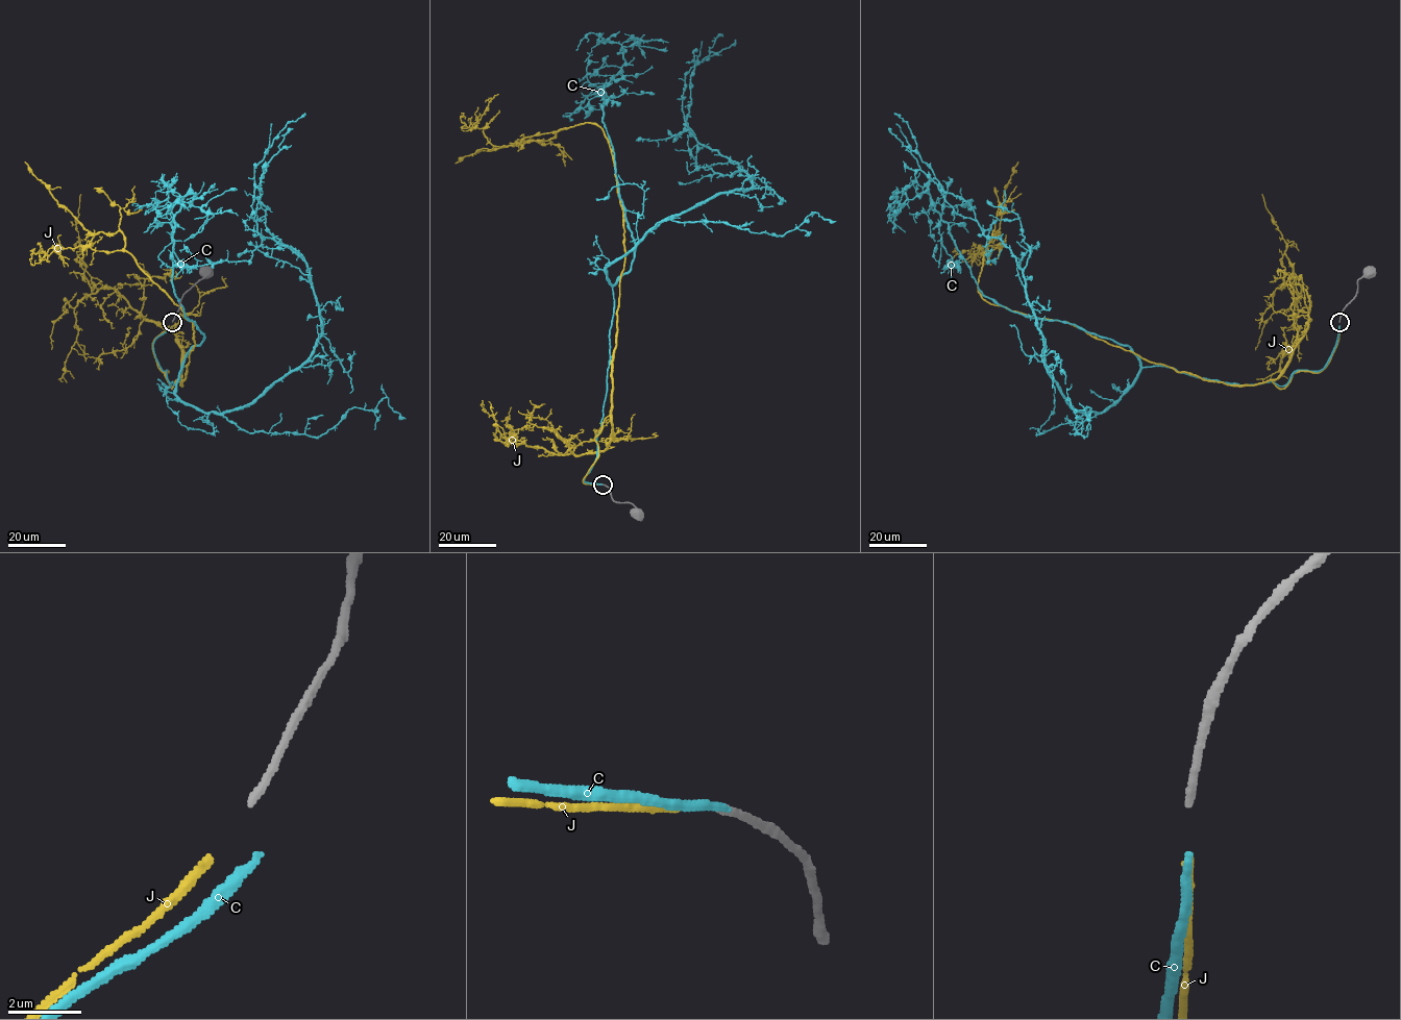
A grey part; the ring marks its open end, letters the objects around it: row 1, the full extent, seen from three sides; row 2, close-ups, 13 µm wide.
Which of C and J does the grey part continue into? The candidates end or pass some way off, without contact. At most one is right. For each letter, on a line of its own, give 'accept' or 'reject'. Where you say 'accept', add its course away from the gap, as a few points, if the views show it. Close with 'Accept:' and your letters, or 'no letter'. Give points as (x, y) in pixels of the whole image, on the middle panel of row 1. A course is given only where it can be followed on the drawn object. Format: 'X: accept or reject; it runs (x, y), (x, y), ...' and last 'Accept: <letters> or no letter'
C: reject
J: accept; it runs (599, 484), (583, 479), (609, 415), (625, 258), (609, 142), (583, 123), (455, 164)
Accept: J

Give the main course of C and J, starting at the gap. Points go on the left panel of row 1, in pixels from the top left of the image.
C: (172, 325), (153, 351), (205, 413), (311, 355), (310, 271), (251, 218), (254, 168), (304, 113)
J: (169, 325), (152, 351), (171, 389), (186, 378), (193, 323), (124, 248), (119, 230), (90, 232), (24, 162)

